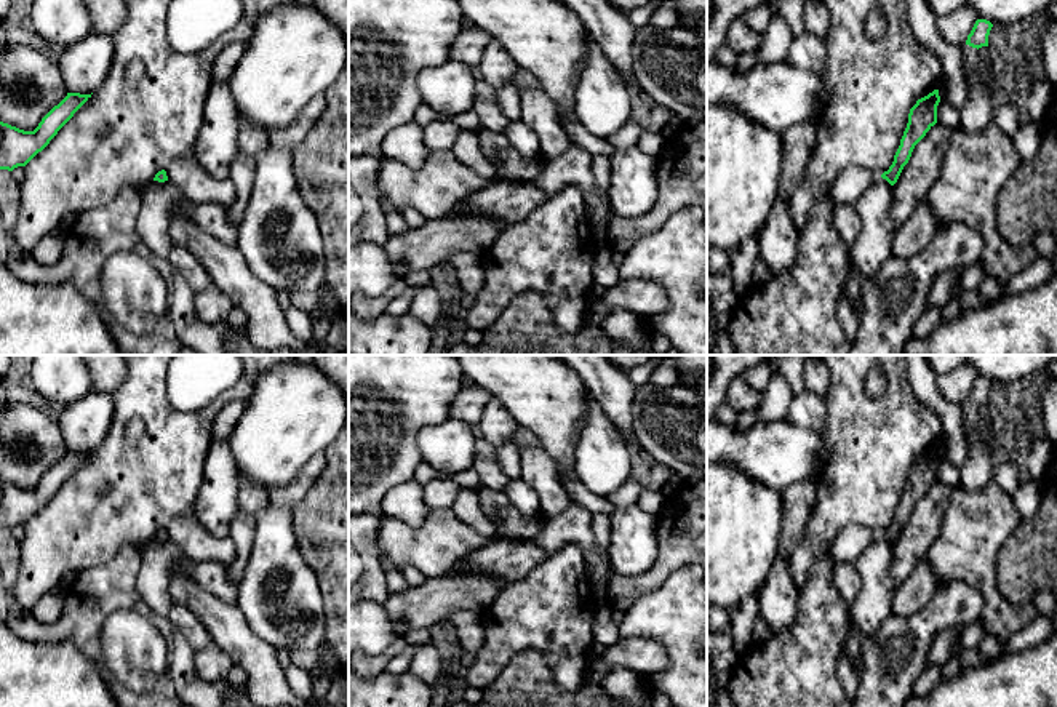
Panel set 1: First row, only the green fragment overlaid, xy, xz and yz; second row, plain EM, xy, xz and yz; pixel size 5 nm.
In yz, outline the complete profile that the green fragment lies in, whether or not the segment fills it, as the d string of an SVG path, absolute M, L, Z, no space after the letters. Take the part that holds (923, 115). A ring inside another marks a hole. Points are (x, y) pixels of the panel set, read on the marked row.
M939 90L916 101L910 109L908 123L900 139L900 146L894 155L894 162L887 171L881 174L891 186L894 186L908 163L915 146L926 136L926 133L937 123L937 106L940 102Z

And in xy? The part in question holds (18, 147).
M67 93L34 131L0 122L0 170L13 171L18 166L26 166L90 98L91 94Z

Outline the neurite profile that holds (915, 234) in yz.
M921 202L910 219L894 232L891 258L908 259L918 254L937 232L929 203Z

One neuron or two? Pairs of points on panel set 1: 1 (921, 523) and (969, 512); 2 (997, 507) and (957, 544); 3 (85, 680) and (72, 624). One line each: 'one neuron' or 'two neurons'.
1: two neurons
2: one neuron
3: two neurons

